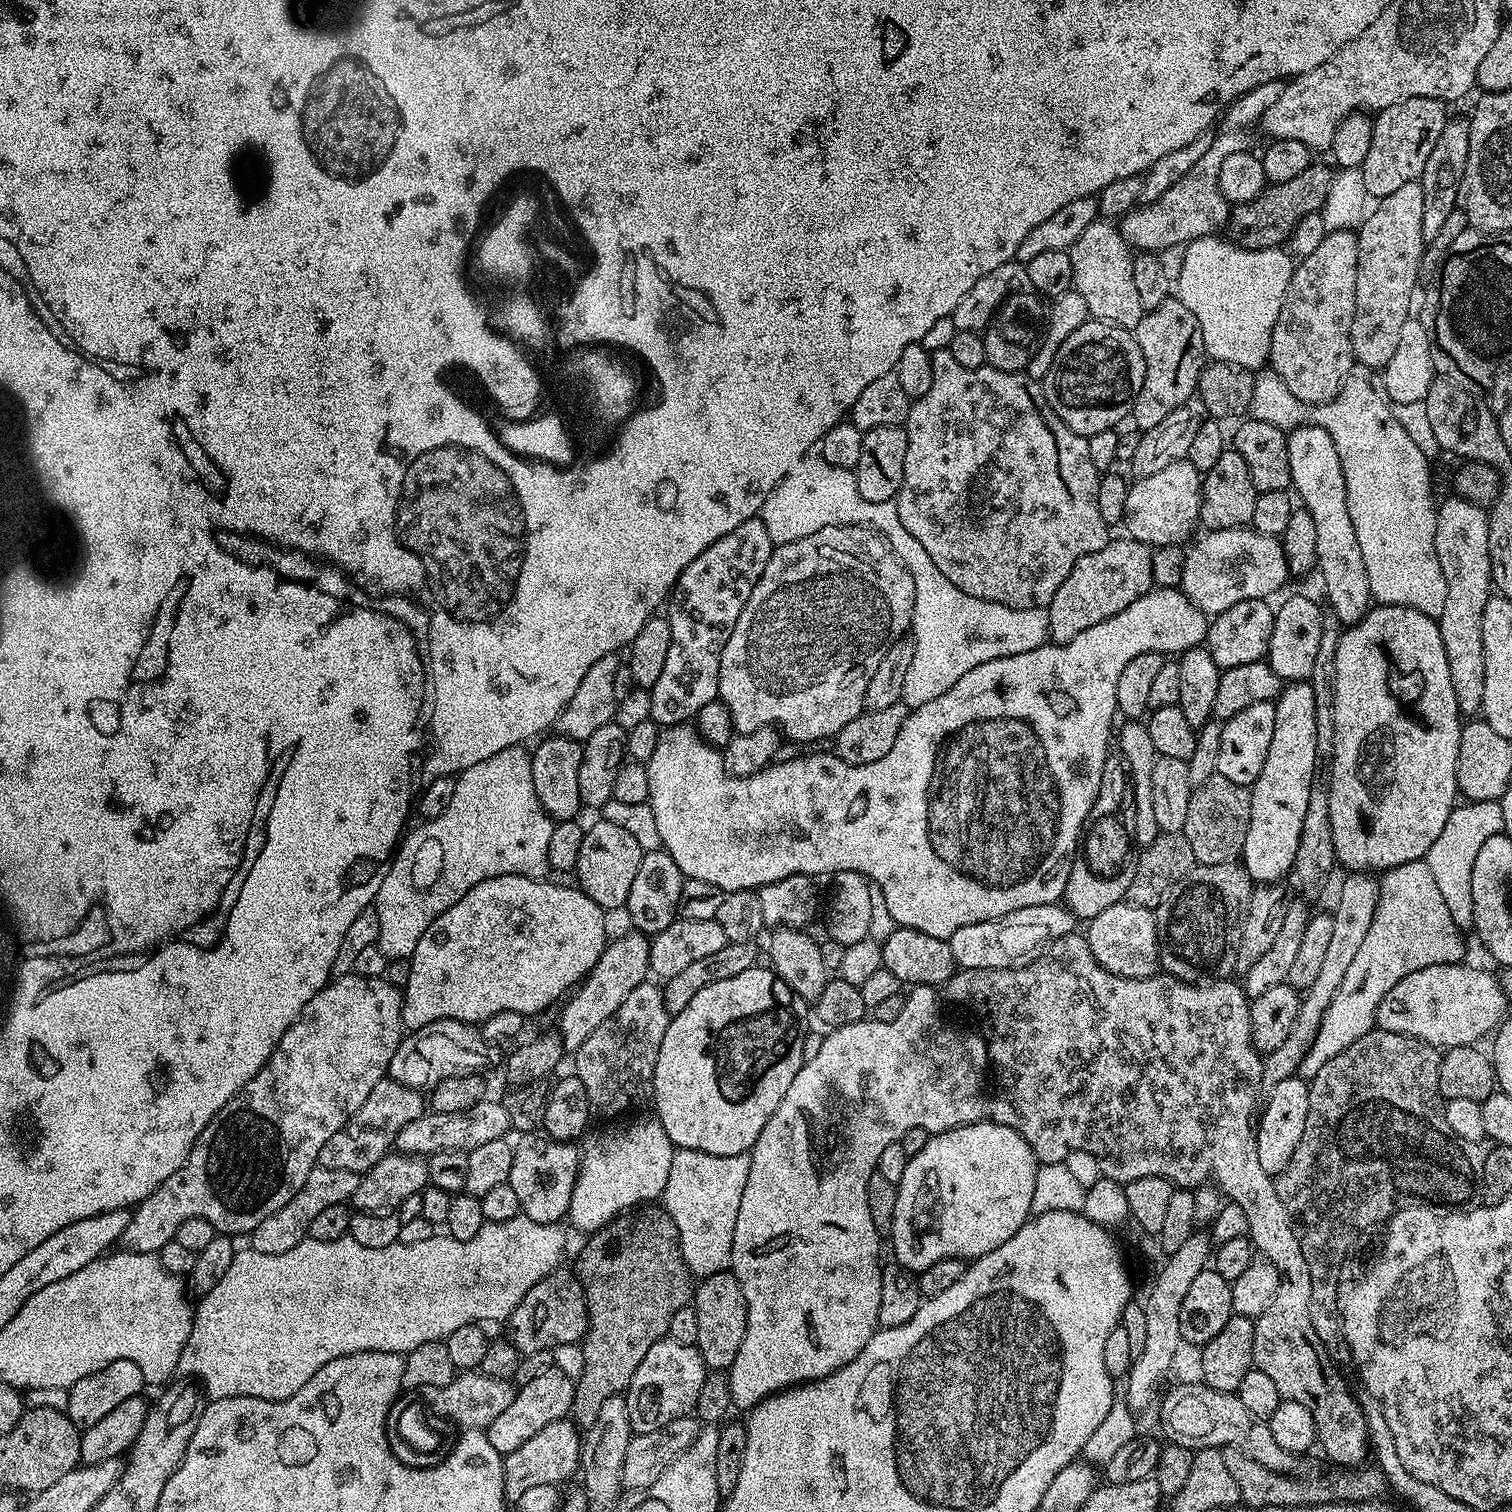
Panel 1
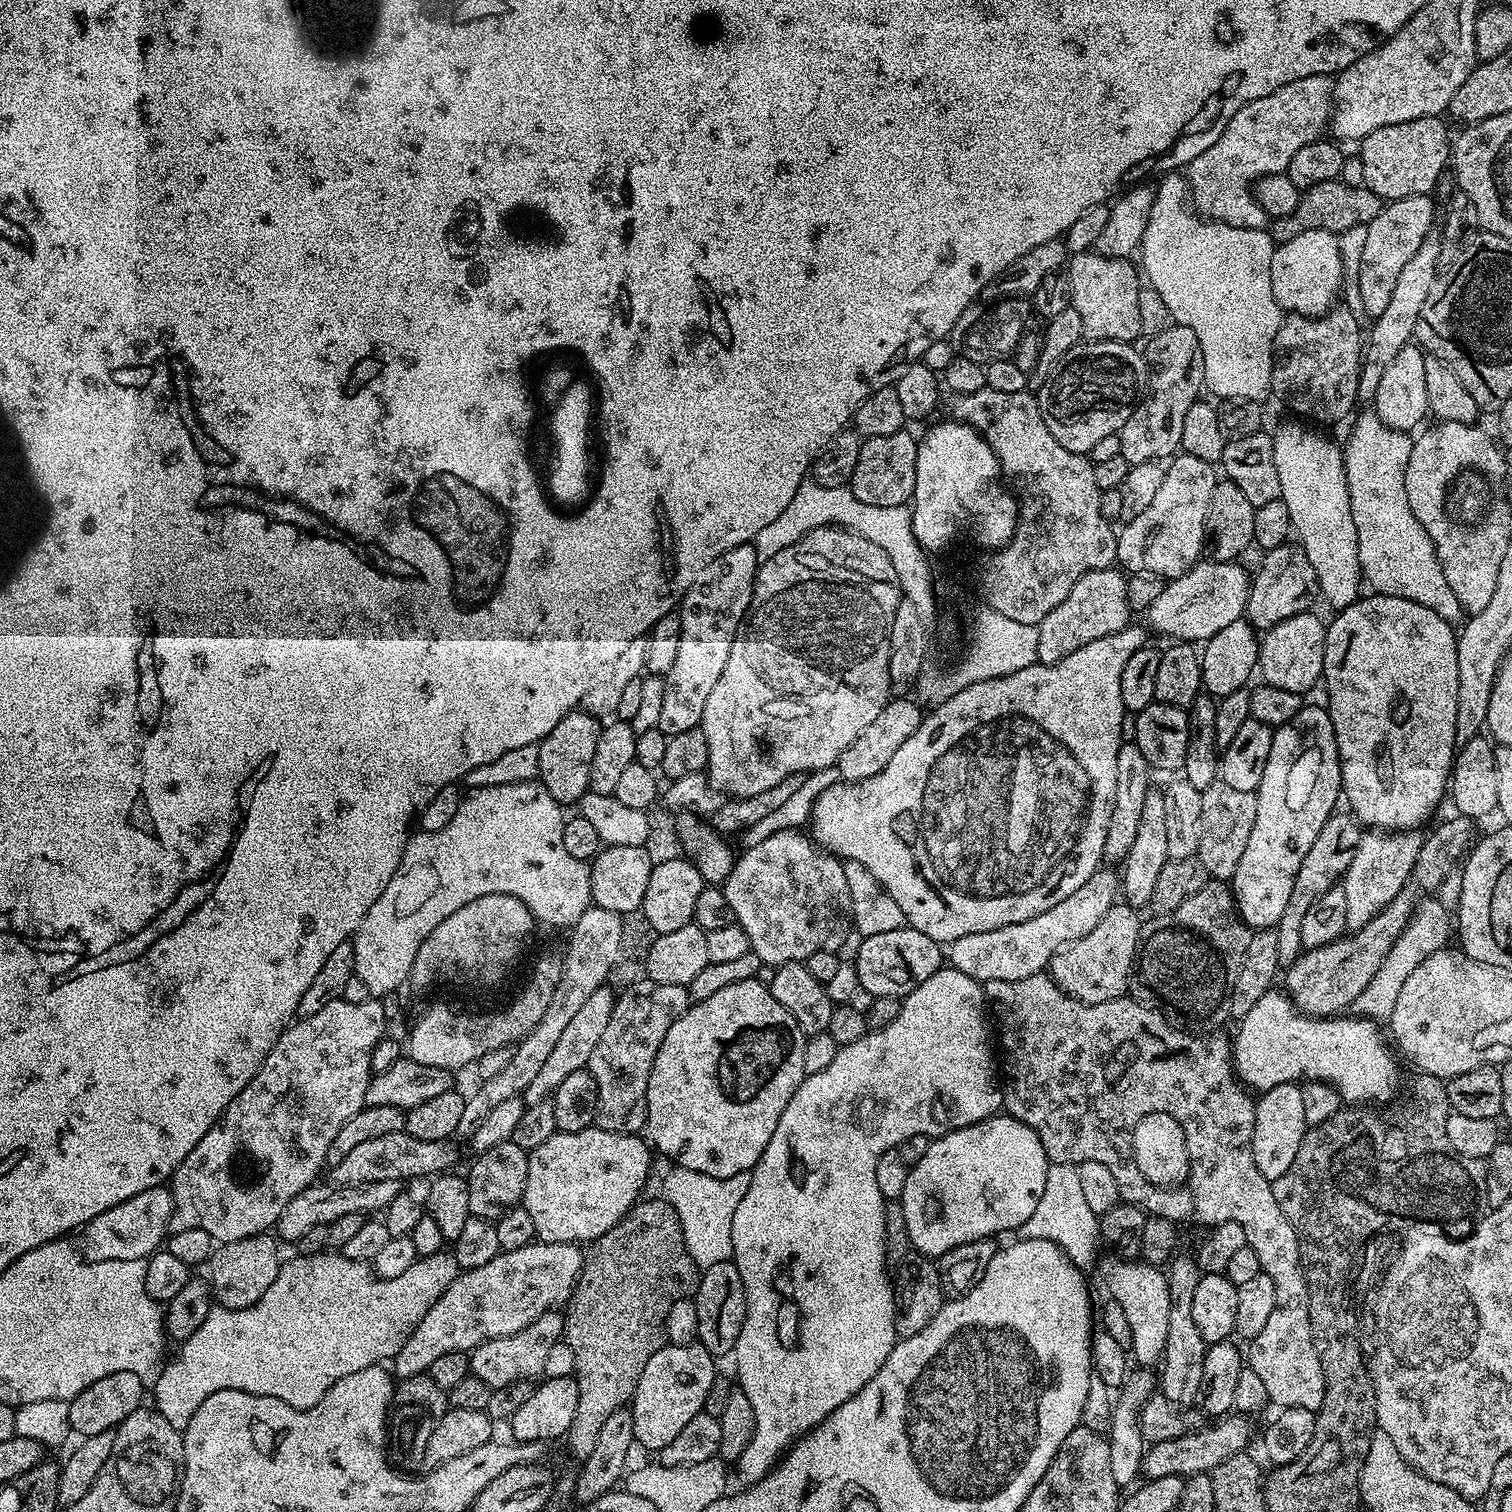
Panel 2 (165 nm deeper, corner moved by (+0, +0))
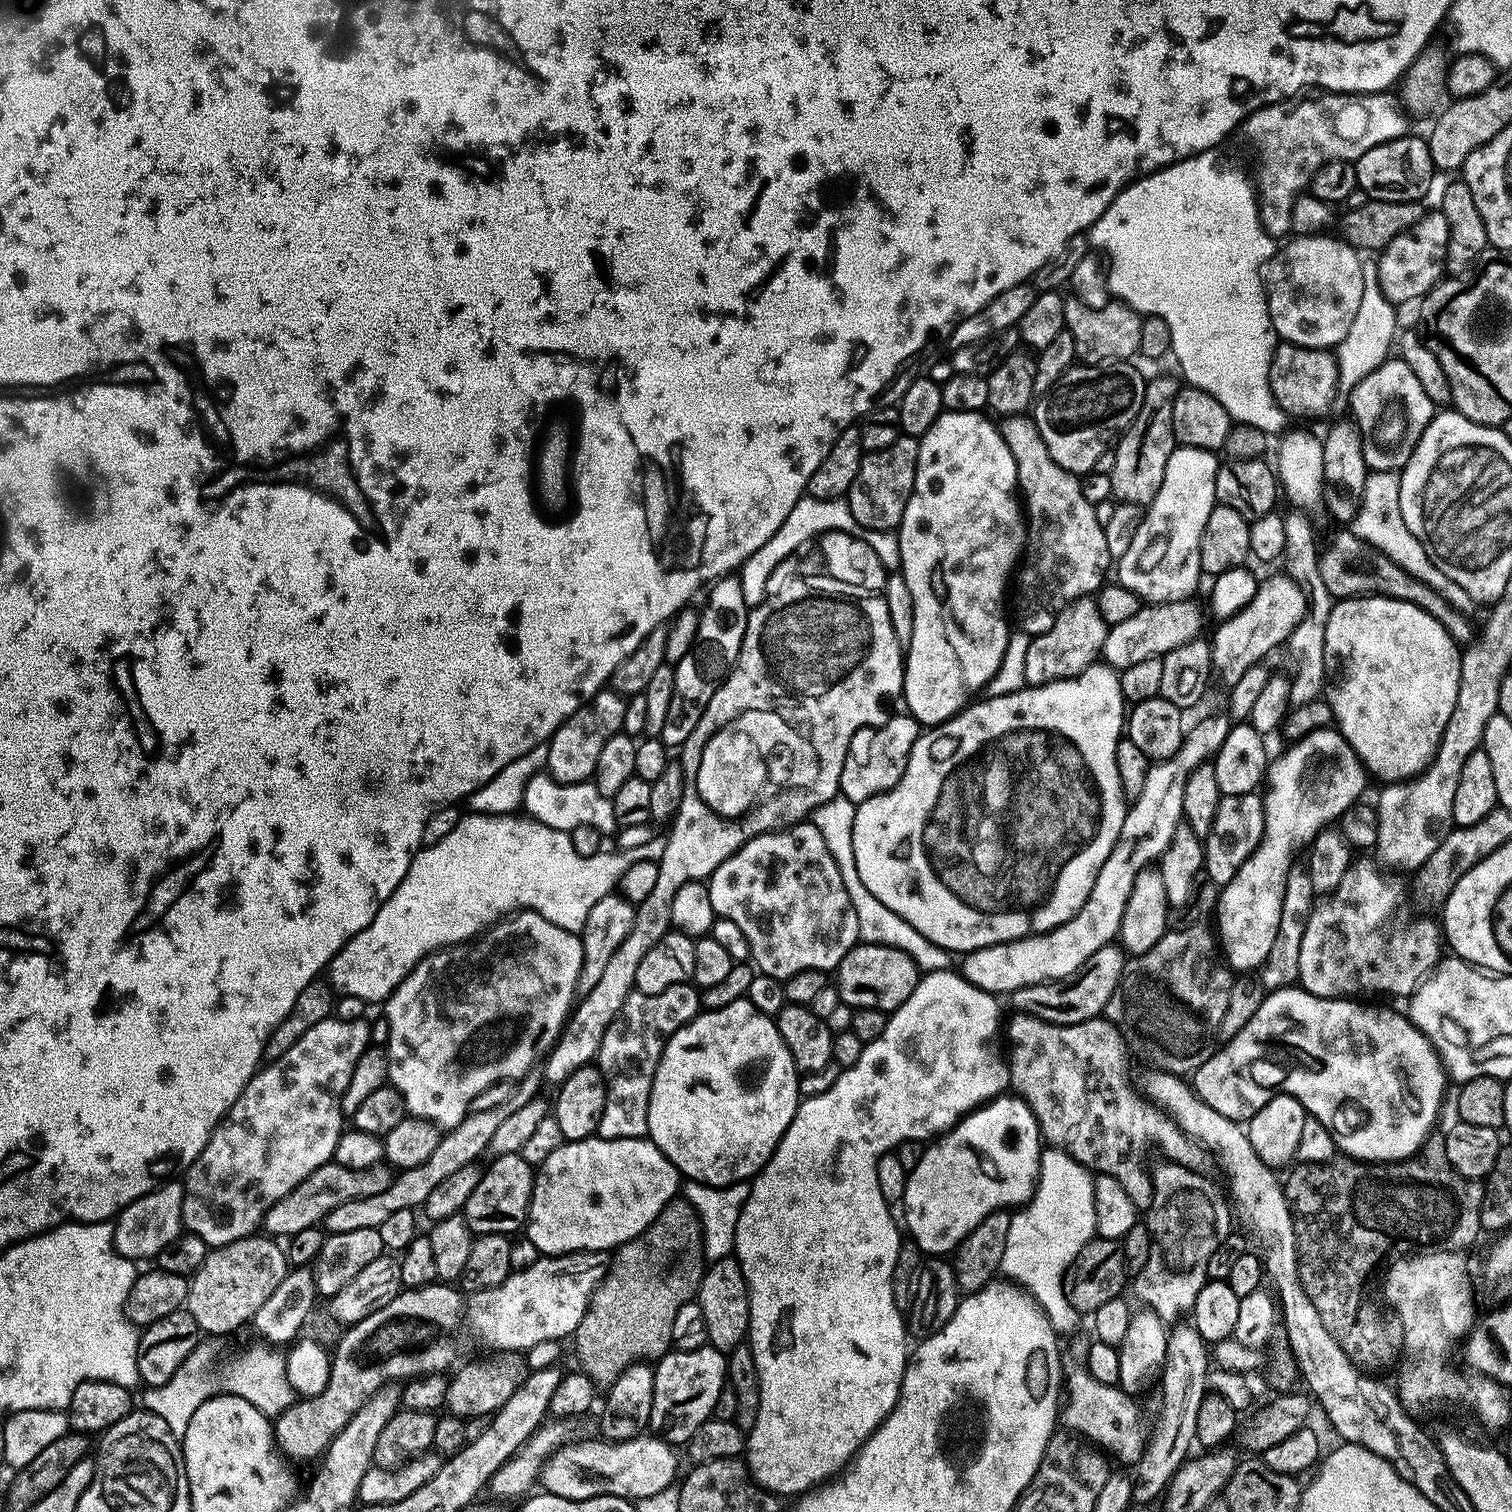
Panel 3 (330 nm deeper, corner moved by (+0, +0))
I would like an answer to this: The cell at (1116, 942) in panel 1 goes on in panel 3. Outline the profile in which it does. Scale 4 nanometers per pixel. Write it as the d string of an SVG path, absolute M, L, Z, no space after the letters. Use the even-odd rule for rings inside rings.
M1113 942L1094 950L1086 962L1074 974L1061 980L1047 980L1041 984L1031 984L1014 990L1010 994L1013 1009L1029 1012L1031 1016L1042 1018L1051 1024L1077 1024L1095 1020L1103 1013L1107 1004L1113 1003L1120 987L1126 953L1119 943Z

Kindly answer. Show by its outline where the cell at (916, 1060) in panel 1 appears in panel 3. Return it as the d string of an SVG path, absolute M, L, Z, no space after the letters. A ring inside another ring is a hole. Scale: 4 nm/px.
M956 970L929 972L921 975L918 986L902 1006L889 1015L882 1038L874 1038L864 1046L862 1058L854 1066L843 1069L840 1077L825 1092L817 1096L805 1095L796 1107L794 1118L786 1134L778 1142L774 1154L764 1163L764 1169L751 1181L752 1189L742 1206L742 1214L736 1227L734 1258L740 1263L742 1274L748 1283L748 1334L746 1343L752 1349L754 1366L760 1383L758 1418L752 1431L746 1436L746 1463L753 1480L760 1487L781 1498L795 1497L825 1483L859 1451L865 1440L892 1412L898 1398L904 1371L910 1355L910 1337L906 1331L906 1316L896 1303L892 1289L892 1275L898 1258L902 1233L896 1229L882 1190L878 1190L878 1158L887 1156L907 1140L927 1141L955 1128L969 1112L995 1100L1009 1087L1008 1062L1002 1051L1000 1004L993 993L974 986Z

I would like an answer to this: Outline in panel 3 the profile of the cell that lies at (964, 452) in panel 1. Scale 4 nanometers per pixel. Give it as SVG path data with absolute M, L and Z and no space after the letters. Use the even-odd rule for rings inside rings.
M1028 414L1005 416L999 421L998 427L1000 430L1000 436L1006 442L1006 446L1010 450L1010 454L1016 463L1016 482L1019 491L1022 493L1023 503L1026 505L1026 516L1028 519L1026 524L1026 547L1022 553L1022 563L1019 565L1018 571L1014 576L1014 588L1016 584L1016 620L1020 623L1017 624L1019 631L1027 632L1029 637L1033 637L1042 634L1046 630L1050 630L1050 626L1054 626L1054 618L1068 605L1069 602L1077 600L1080 596L1092 596L1099 592L1106 580L1104 575L1106 575L1107 572L1109 575L1110 564L1108 568L1108 563L1110 563L1113 557L1110 554L1110 550L1106 550L1106 534L1104 533L1104 528L1098 522L1098 517L1094 515L1094 510L1096 509L1095 504L1086 502L1086 498L1082 498L1082 486L1080 485L1081 477L1077 475L1077 473L1062 470L1062 466L1058 466L1058 462L1054 462L1054 458L1050 458L1050 450L1042 438L1039 423L1037 423L1033 417L1031 420L1030 417L1031 415Z

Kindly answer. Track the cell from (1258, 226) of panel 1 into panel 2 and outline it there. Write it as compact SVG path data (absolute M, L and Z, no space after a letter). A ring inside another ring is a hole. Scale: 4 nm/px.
M1343 180L1320 182L1318 186L1307 189L1298 202L1298 210L1294 214L1275 217L1270 224L1270 235L1276 244L1290 242L1298 234L1306 234L1306 230L1326 230L1337 234L1367 226L1374 218L1378 218L1382 201L1378 194L1374 194L1366 187L1350 186Z

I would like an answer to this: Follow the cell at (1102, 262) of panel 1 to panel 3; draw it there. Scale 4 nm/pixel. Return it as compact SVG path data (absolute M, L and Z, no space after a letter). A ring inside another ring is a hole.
M1075 298L1064 301L1064 327L1074 338L1076 360L1081 364L1128 362L1140 350L1142 342L1142 316L1129 304L1109 302L1101 308L1091 308Z

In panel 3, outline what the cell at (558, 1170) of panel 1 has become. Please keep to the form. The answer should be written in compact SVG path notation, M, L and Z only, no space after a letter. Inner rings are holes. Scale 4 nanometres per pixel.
M594 1135L587 1140L570 1140L558 1146L558 1150L535 1169L526 1238L546 1256L562 1256L566 1252L607 1253L645 1232L662 1209L677 1199L681 1188L680 1171L647 1138L604 1140Z

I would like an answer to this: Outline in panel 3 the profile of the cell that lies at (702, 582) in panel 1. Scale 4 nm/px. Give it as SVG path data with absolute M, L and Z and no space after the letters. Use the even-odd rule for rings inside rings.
M739 575L721 576L707 592L708 601L705 602L704 608L699 609L700 621L692 649L674 665L674 698L670 698L670 710L666 710L666 723L658 737L669 750L687 745L690 741L688 739L695 734L696 727L705 723L706 706L710 706L710 698L714 698L714 694L736 664L742 638L746 634L750 605L746 598L742 598Z

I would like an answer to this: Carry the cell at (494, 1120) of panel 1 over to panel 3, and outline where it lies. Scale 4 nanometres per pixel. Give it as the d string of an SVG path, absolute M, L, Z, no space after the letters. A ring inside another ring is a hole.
M335 1162L326 1163L318 1170L314 1170L314 1174L307 1176L297 1188L290 1190L290 1194L286 1194L276 1202L276 1205L264 1215L263 1231L272 1238L293 1236L298 1234L298 1230L319 1225L328 1212L334 1210L334 1206L340 1206L342 1202L382 1194L382 1190L386 1190L386 1186L390 1186L393 1179L393 1169L384 1162L371 1164L360 1172Z

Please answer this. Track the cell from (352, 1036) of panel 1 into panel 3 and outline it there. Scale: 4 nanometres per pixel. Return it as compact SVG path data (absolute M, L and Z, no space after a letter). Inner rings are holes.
M329 1018L318 1022L318 1026L310 1026L310 1030L306 1030L306 1034L302 1034L302 1038L298 1038L298 1042L294 1042L294 1046L290 1046L290 1050L286 1050L286 1054L282 1054L282 1058L265 1063L263 1067L257 1070L250 1078L250 1082L245 1084L239 1098L230 1105L228 1113L224 1115L220 1125L212 1131L212 1136L206 1142L202 1154L198 1154L195 1162L183 1173L183 1227L198 1238L205 1240L212 1248L220 1248L223 1244L240 1240L243 1236L253 1235L261 1227L264 1215L276 1205L278 1200L281 1200L286 1194L290 1194L290 1190L294 1190L307 1176L314 1174L314 1170L318 1170L324 1164L329 1163L336 1155L340 1133L345 1131L346 1128L346 1117L340 1110L338 1094L346 1090L346 1085L350 1082L350 1074L354 1074L354 1065L358 1062L358 1058L362 1058L362 1054L369 1047L370 1024L367 1019L338 1020Z

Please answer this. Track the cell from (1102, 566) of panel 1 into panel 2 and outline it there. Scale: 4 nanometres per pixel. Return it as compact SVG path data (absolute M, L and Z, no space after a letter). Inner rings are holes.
M1116 566L1102 570L1090 570L1082 574L1082 578L1074 582L1074 590L1070 590L1070 594L1066 594L1066 598L1058 602L1058 606L1054 606L1054 610L1050 610L1050 614L1046 614L1046 618L1042 618L1042 622L1038 625L1039 663L1057 664L1059 660L1066 658L1066 654L1074 654L1074 650L1086 646L1086 642L1098 642L1098 638L1106 638L1110 634L1129 627L1130 609L1126 598L1127 585L1128 576Z

